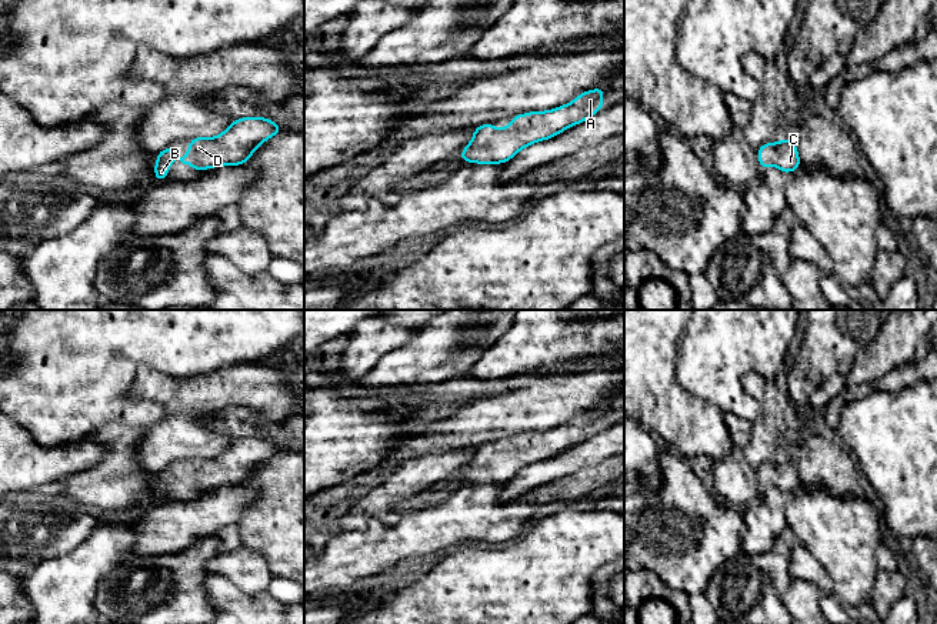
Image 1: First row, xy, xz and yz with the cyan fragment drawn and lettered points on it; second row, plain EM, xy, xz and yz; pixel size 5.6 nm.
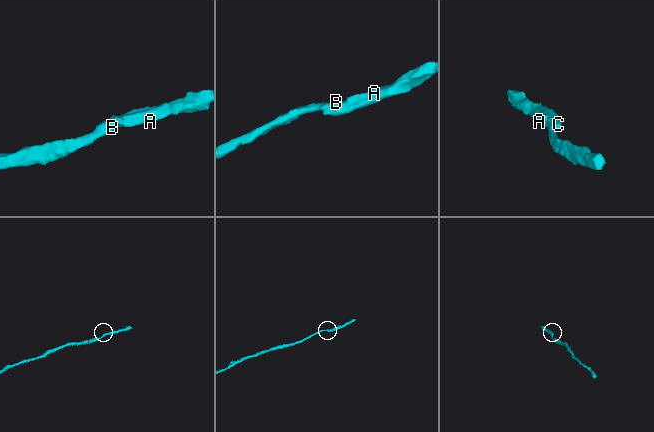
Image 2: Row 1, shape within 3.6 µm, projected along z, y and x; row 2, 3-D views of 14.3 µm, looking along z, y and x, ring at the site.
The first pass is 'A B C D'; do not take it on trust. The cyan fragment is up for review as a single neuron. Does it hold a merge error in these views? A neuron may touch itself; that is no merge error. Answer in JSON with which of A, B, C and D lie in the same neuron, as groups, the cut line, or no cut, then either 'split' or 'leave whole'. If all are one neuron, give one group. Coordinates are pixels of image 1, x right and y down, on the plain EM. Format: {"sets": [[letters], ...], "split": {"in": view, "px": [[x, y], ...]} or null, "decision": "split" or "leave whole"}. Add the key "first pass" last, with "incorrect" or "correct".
{"sets": [["A", "B", "C", "D"]], "split": null, "decision": "leave whole", "first pass": "correct"}

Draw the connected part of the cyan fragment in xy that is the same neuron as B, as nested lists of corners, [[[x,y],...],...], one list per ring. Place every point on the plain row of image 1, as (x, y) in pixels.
[[[257,436],[236,438],[216,457],[191,458],[186,475],[177,477],[171,466],[159,471],[154,497],[157,503],[161,503],[174,480],[190,484],[196,491],[246,484],[261,463],[279,453],[283,453],[283,450],[273,440]]]

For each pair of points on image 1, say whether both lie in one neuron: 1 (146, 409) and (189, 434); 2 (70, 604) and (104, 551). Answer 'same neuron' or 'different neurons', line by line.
1: different neurons
2: same neuron

